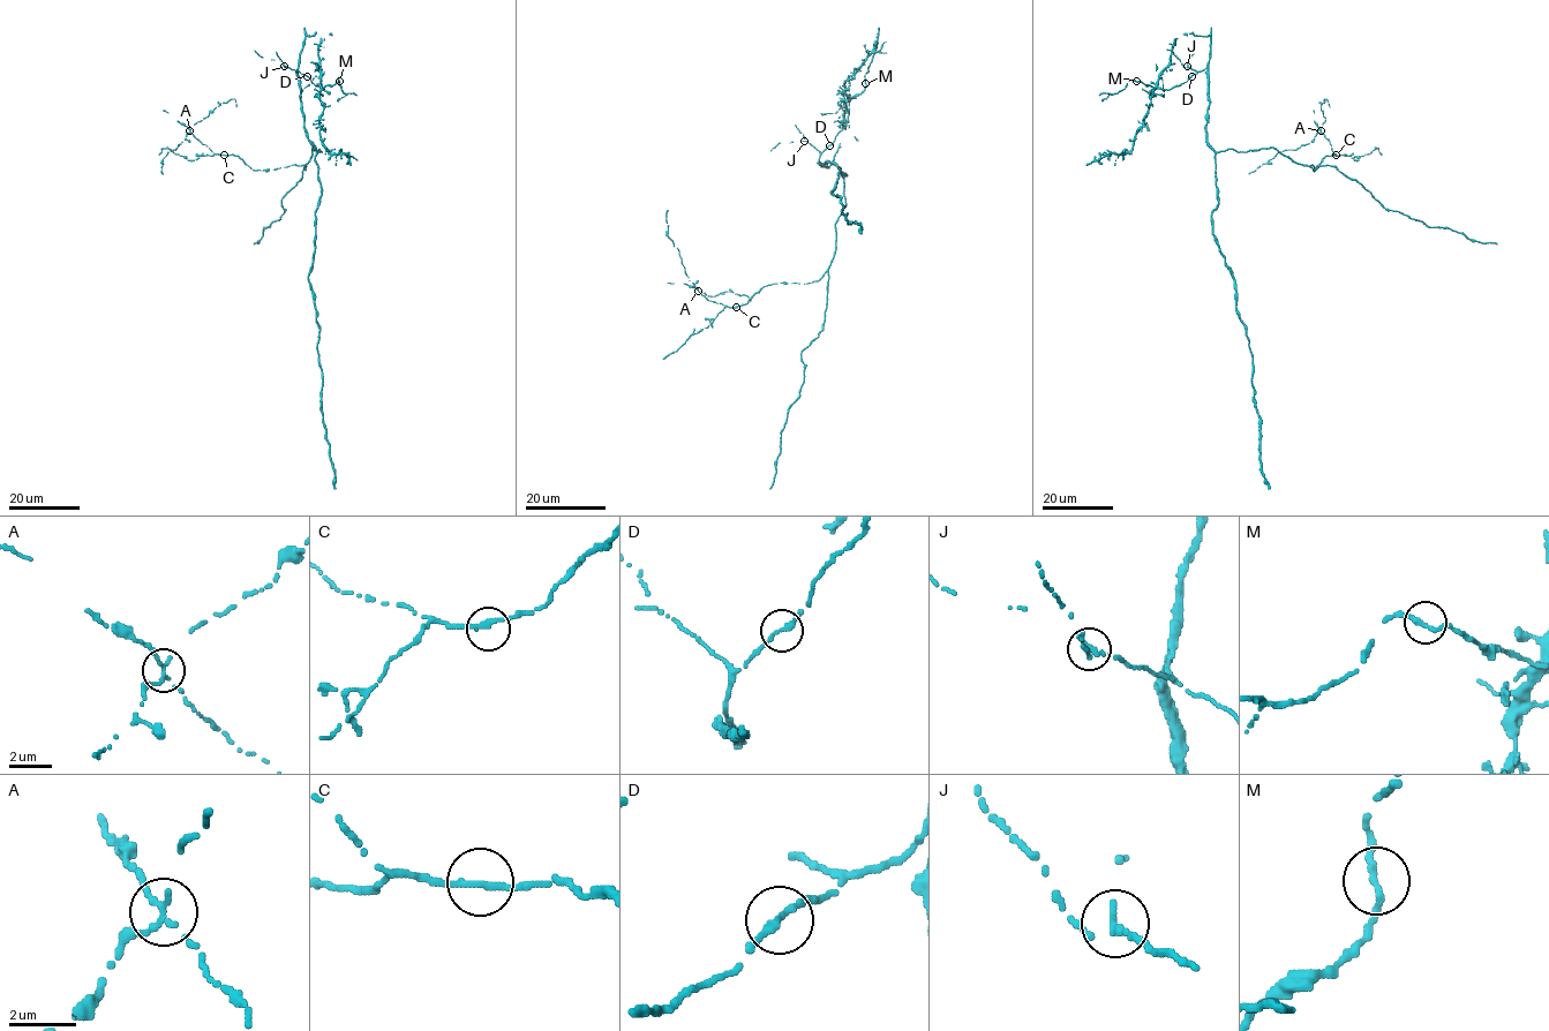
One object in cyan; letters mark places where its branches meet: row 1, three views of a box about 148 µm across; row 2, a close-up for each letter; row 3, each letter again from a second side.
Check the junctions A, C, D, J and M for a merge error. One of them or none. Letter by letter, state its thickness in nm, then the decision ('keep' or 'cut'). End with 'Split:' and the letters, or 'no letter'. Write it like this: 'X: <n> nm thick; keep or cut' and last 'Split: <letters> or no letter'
A: 200 nm thick; cut
C: 220 nm thick; keep
D: 200 nm thick; keep
J: 200 nm thick; keep
M: 220 nm thick; keep
Split: A

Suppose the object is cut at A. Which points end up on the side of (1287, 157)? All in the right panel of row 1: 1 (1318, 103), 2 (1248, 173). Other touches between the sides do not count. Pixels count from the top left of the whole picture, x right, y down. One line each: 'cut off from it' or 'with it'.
1: cut off from it
2: cut off from it

